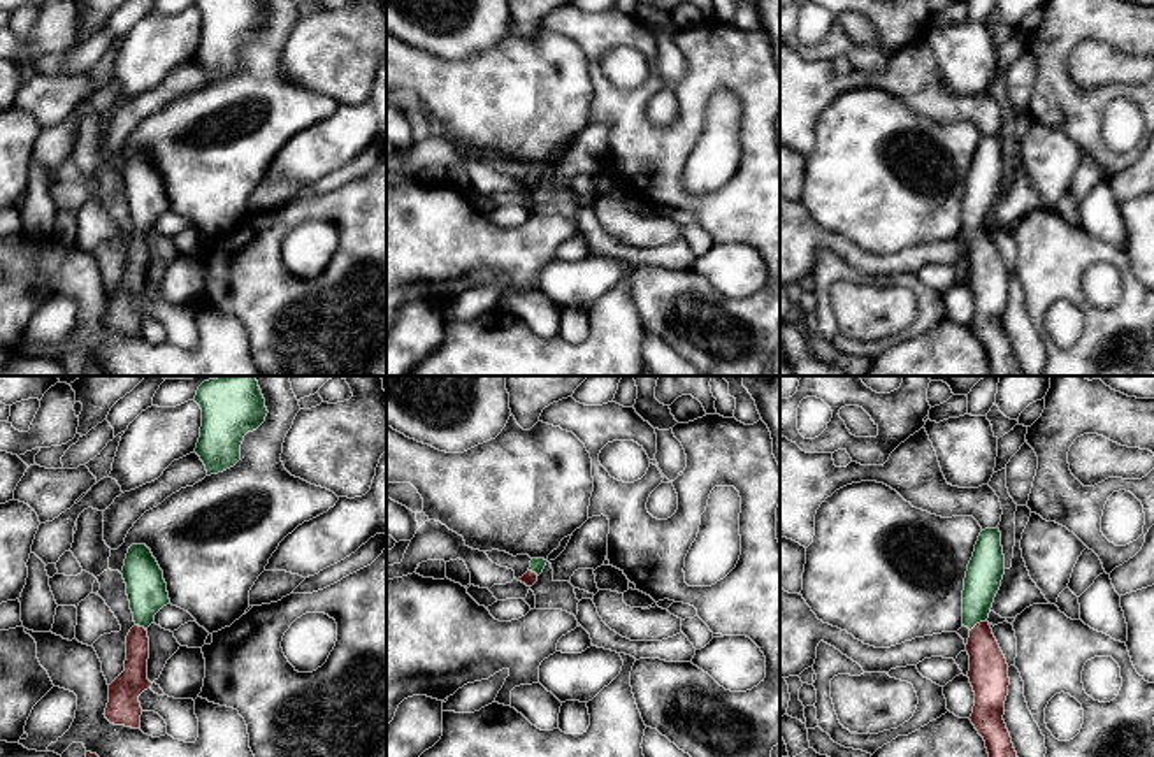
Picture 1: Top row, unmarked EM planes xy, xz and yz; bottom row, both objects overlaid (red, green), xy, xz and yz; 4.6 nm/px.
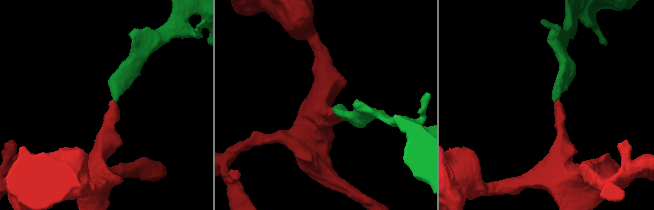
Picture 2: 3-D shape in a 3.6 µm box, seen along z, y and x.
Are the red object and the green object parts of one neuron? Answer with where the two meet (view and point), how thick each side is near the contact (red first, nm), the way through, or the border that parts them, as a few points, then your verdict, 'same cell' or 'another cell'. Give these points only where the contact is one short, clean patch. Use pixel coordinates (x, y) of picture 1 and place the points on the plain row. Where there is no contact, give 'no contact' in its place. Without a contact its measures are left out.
meets red in yz at (977, 230); 180 nm thick on the red side, 170 nm on the other; runs through yz (988, 280), (977, 230), (977, 202), (984, 181); same cell

